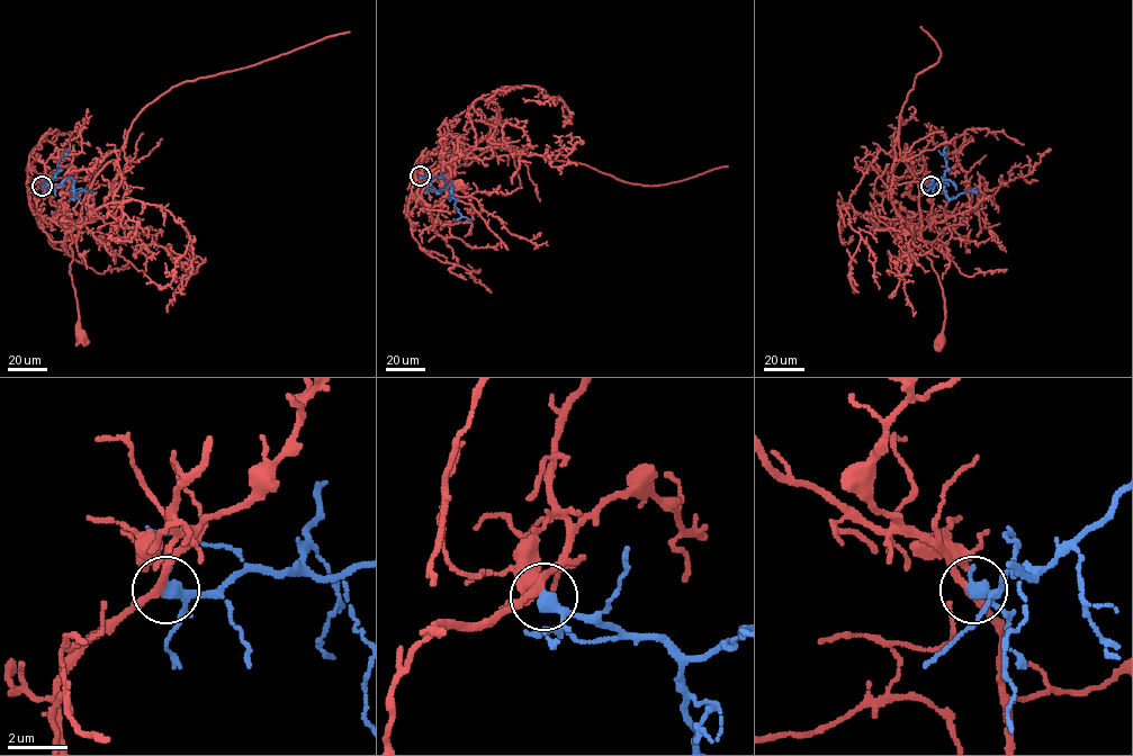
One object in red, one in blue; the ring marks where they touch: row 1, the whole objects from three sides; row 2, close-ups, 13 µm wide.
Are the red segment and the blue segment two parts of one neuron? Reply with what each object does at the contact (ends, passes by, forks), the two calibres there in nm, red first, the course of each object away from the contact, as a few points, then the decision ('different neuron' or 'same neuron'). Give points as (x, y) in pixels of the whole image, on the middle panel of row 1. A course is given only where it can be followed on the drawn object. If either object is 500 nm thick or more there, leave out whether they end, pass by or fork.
red passes by; blue passes by; calibres 240 and 360 nm; course red (420, 176), (449, 167), (451, 170), (447, 167), (450, 177), (448, 182), (455, 190), (458, 185); course blue (420, 176), (429, 180), (443, 178), (452, 183), (458, 212), (471, 219); same neuron

